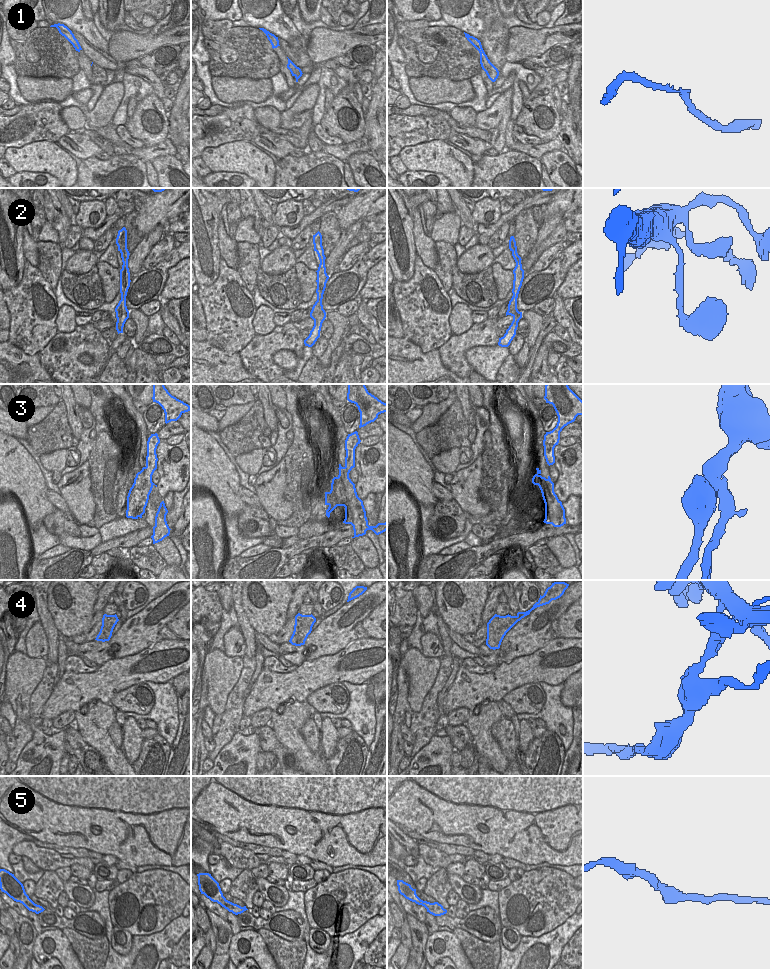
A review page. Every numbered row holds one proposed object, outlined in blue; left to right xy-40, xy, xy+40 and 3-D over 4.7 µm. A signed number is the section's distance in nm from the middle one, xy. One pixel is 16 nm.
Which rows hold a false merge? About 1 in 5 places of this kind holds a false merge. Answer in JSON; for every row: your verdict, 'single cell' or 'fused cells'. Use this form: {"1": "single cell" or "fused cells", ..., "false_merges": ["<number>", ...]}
{"1": "single cell", "2": "single cell", "3": "fused cells", "4": "fused cells", "5": "single cell", "false_merges": ["3", "4"]}

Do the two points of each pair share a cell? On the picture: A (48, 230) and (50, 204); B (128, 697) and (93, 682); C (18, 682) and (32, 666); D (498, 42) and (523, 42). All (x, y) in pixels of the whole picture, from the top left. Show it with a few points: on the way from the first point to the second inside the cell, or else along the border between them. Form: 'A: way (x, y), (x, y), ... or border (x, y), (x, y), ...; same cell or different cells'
A: border (46, 220), (57, 232), (58, 242); different cells
B: border (140, 683), (135, 683), (120, 690), (109, 703); different cells
C: way (22, 678), (29, 670); same cell
D: border (509, 29), (505, 54), (506, 61); different cells

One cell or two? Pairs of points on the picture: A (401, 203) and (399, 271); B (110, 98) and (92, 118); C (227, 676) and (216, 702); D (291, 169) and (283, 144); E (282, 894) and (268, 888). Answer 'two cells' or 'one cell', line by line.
A: one cell
B: one cell
C: one cell
D: two cells
E: one cell

